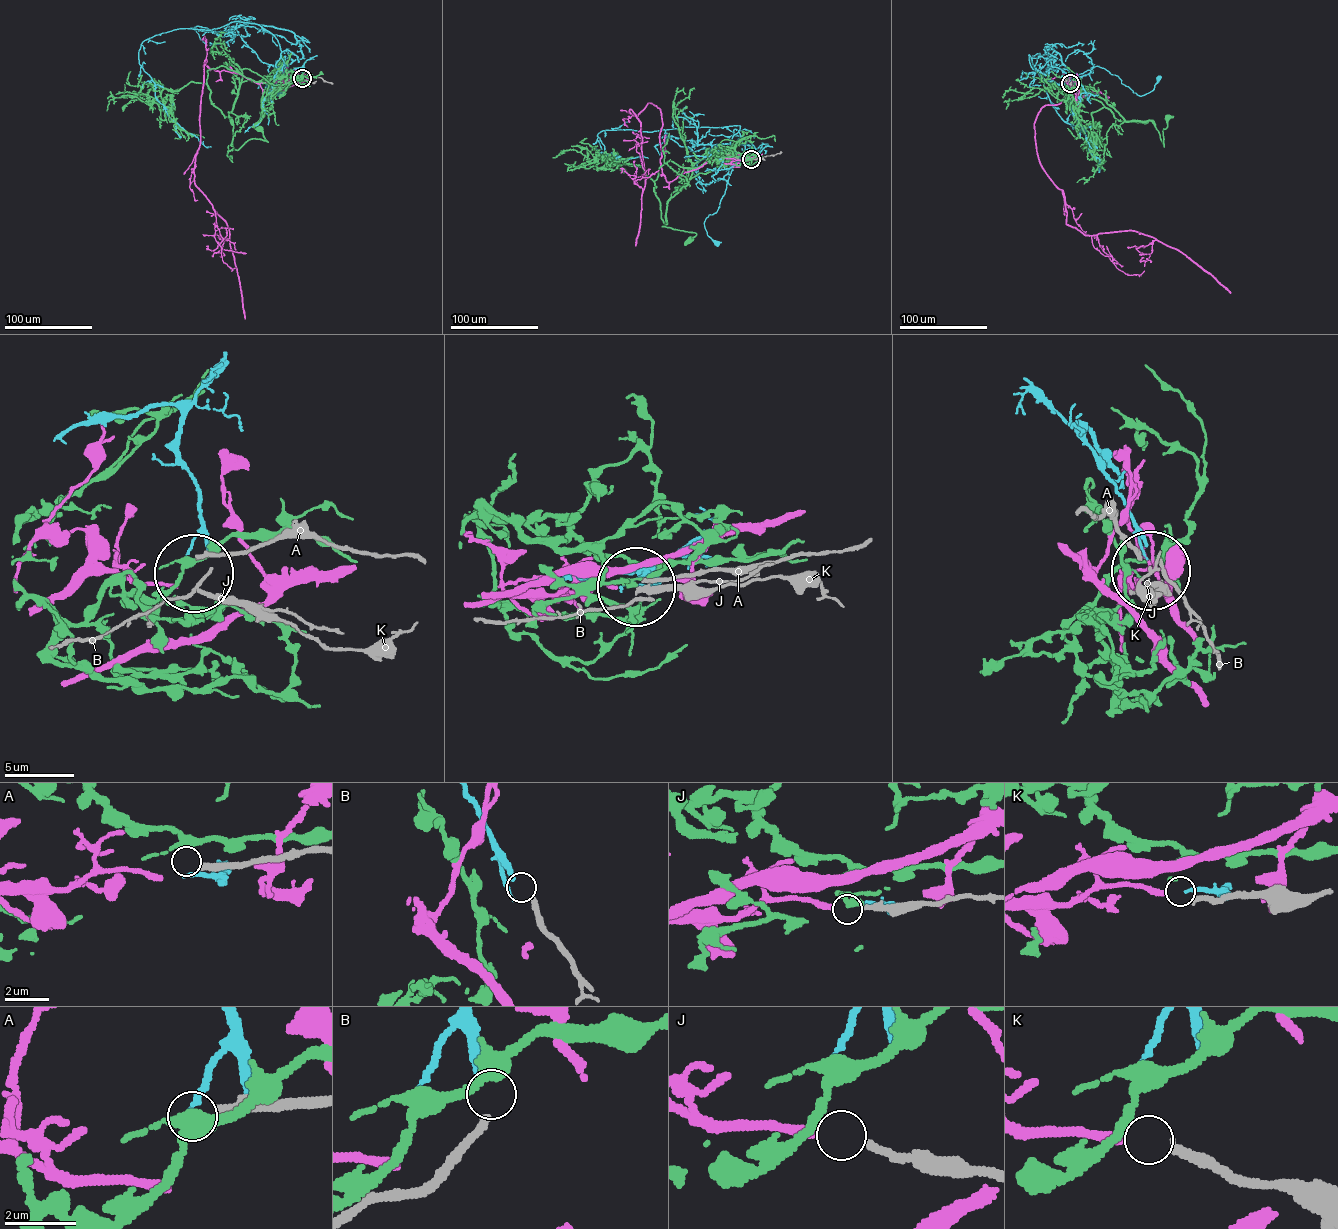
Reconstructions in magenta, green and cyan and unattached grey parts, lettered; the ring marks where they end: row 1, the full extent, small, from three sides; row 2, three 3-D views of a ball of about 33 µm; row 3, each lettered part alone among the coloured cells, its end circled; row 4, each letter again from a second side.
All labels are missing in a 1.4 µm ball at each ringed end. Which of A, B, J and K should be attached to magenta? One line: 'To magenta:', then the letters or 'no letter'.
To magenta: K

